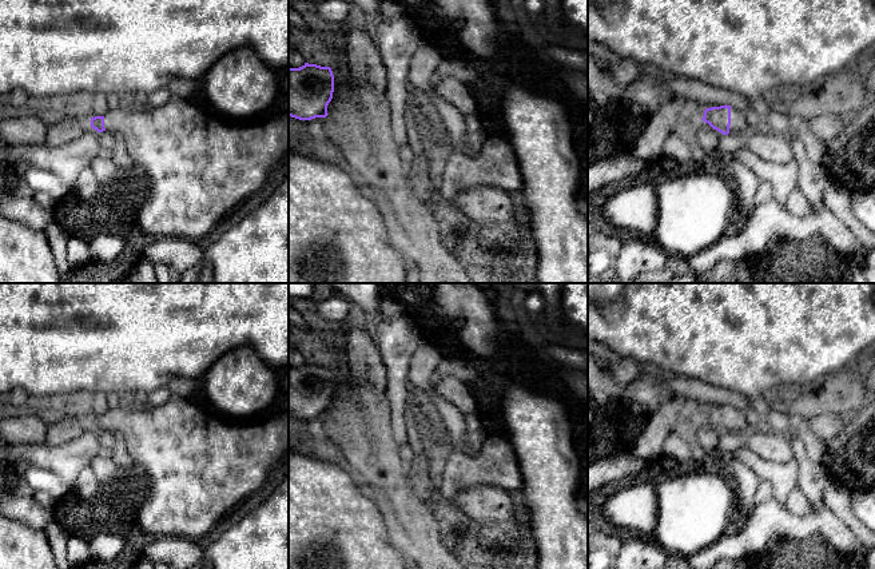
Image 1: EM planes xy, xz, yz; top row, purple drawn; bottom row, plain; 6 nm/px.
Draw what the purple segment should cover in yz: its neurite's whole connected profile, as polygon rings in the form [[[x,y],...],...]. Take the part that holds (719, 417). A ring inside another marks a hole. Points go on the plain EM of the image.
[[[727,403],[705,407],[701,419],[723,434],[751,430],[751,426],[740,407]]]

